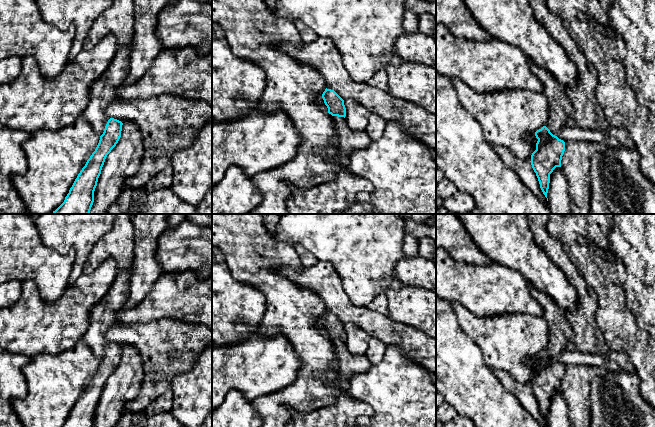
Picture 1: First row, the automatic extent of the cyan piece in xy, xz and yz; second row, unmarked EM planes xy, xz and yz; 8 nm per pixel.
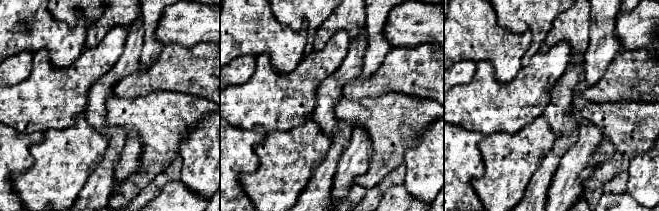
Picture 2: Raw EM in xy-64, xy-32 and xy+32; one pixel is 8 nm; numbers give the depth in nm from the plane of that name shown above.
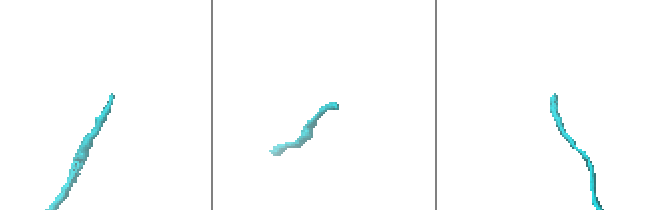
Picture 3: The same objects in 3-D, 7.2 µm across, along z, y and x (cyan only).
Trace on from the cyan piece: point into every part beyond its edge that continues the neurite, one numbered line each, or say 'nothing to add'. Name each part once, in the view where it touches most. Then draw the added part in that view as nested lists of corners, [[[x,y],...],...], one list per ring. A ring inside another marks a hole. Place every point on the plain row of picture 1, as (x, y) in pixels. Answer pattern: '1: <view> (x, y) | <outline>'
1: xy (102, 316) | [[[132,266],[118,271],[107,294],[93,306],[90,312],[90,323],[82,340],[89,346],[95,356],[101,360],[109,342],[105,333],[117,322],[115,313],[129,299],[130,275]]]

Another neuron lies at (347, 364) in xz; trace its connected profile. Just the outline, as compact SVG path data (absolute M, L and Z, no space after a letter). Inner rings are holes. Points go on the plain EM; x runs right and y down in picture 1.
M333 340L336 356L336 380L340 390L346 391L350 387L350 380L356 374L364 374L372 364L365 355L351 354L344 341Z

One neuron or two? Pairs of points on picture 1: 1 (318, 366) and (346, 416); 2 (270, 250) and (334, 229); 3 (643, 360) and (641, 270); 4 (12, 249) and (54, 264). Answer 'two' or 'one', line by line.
1: two
2: two
3: two
4: one

